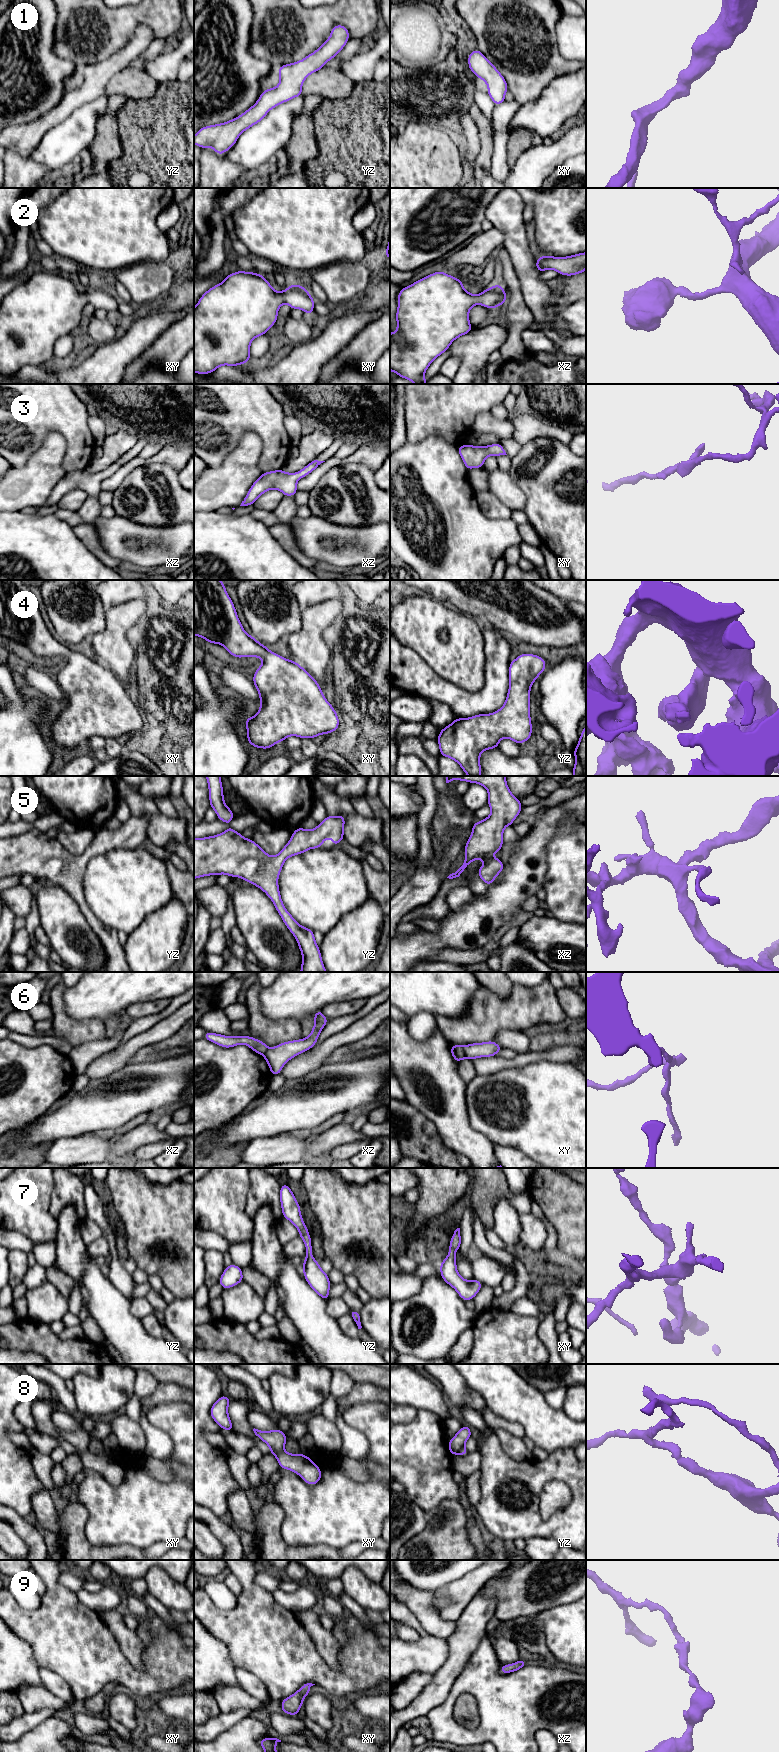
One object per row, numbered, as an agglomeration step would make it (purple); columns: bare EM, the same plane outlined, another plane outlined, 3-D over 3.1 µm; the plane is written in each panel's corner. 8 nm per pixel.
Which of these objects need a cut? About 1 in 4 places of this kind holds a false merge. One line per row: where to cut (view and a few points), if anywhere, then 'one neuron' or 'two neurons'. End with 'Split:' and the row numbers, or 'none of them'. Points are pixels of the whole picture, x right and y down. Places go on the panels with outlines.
1: no cut; one neuron
2: no cut; one neuron
3: no cut; one neuron
4: no cut; one neuron
5: no cut; one neuron
6: cut in xy along (461, 1046), (465, 1057); two neurons
7: no cut; one neuron
8: cut in xy along (270, 1448), (275, 1452), (283, 1450); two neurons
9: no cut; one neuron
Split: 6, 8

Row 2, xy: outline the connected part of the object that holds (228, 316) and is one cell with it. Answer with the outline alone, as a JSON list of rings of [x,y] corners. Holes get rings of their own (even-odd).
[[[239,270],[229,274],[220,284],[207,290],[194,307],[194,372],[210,374],[222,365],[238,366],[249,362],[252,340],[273,327],[281,305],[286,303],[291,309],[301,309],[311,316],[314,301],[306,288],[298,284],[291,284],[284,291],[277,292],[262,274]]]

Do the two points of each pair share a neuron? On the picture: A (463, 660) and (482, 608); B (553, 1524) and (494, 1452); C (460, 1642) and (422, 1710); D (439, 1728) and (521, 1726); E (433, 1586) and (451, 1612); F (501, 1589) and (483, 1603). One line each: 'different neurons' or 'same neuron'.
A: different neurons
B: same neuron
C: same neuron
D: same neuron
E: different neurons
F: different neurons

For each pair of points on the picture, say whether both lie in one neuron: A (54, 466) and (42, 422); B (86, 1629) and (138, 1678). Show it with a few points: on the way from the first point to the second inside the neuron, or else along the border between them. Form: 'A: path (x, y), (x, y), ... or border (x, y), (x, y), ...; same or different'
A: border (66, 440), (49, 431), (44, 442), (31, 453); different
B: path (97, 1643), (124, 1670); same

